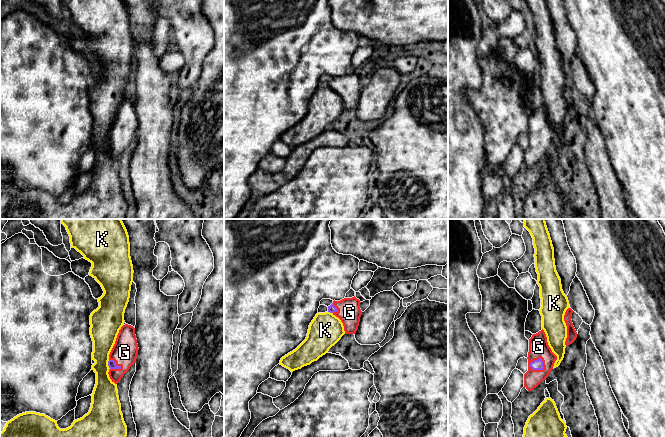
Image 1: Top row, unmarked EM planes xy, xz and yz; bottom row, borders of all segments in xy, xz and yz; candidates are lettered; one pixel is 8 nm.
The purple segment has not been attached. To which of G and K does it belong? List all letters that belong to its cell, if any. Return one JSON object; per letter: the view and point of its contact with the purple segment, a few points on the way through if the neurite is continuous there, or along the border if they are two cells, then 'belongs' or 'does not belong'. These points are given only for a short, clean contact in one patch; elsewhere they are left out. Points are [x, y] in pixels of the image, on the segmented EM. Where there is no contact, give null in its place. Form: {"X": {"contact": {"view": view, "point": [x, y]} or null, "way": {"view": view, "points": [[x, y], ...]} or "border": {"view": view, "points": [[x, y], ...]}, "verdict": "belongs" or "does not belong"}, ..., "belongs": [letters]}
{"G": {"contact": {"view": "yz", "point": [537, 369]}, "way": {"view": "yz", "points": [[536, 364], [537, 369], [543, 368], [538, 346]]}, "verdict": "belongs"}, "K": {"contact": {"view": "xy", "point": [108, 364]}, "verdict": "does not belong"}, "belongs": ["G"]}

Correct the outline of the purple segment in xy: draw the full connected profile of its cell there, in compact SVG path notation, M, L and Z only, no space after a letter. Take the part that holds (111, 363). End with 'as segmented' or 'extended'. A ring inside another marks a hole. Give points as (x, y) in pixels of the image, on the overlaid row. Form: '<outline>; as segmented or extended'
M128 324L123 325L109 354L108 374L112 382L117 384L136 363L138 350L135 328Z; extended

